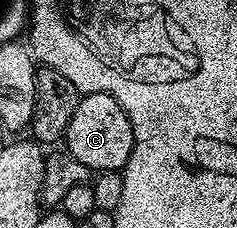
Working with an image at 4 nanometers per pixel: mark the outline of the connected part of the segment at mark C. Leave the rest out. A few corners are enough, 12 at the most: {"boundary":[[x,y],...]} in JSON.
{"boundary":[[84,93],[65,149],[92,171],[122,171],[133,127],[117,99]]}

